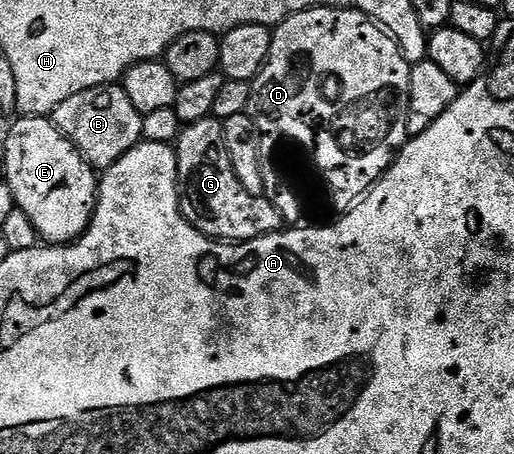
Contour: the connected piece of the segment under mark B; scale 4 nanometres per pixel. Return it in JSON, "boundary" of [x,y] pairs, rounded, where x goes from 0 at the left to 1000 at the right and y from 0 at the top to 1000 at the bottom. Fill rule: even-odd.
{"boundary":[[[214,187],[161,196],[161,205],[146,205],[105,240],[101,267],[121,293],[150,322],[150,333],[183,372],[202,381],[232,346],[276,313],[284,264],[255,231],[255,214],[247,214],[241,189]]]}

